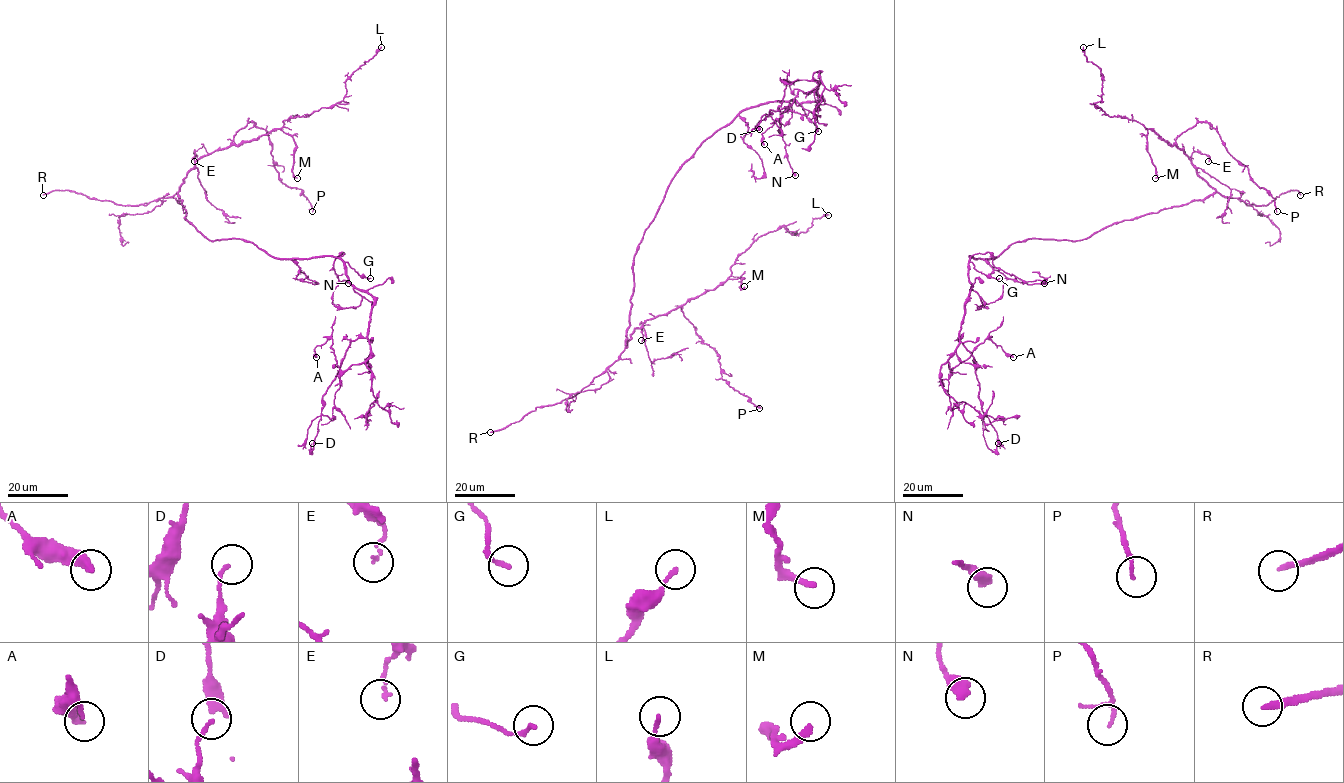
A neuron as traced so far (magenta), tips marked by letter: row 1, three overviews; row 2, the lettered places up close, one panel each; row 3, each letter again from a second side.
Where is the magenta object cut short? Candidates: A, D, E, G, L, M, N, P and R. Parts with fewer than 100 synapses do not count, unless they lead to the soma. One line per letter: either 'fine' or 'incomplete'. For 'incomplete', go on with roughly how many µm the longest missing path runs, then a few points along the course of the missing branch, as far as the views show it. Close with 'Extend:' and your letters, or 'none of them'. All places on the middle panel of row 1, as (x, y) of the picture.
A: fine
D: fine
E: fine
G: fine
L: fine
M: fine
N: fine
P: fine
R: incomplete | 110 µm
Extend: R

